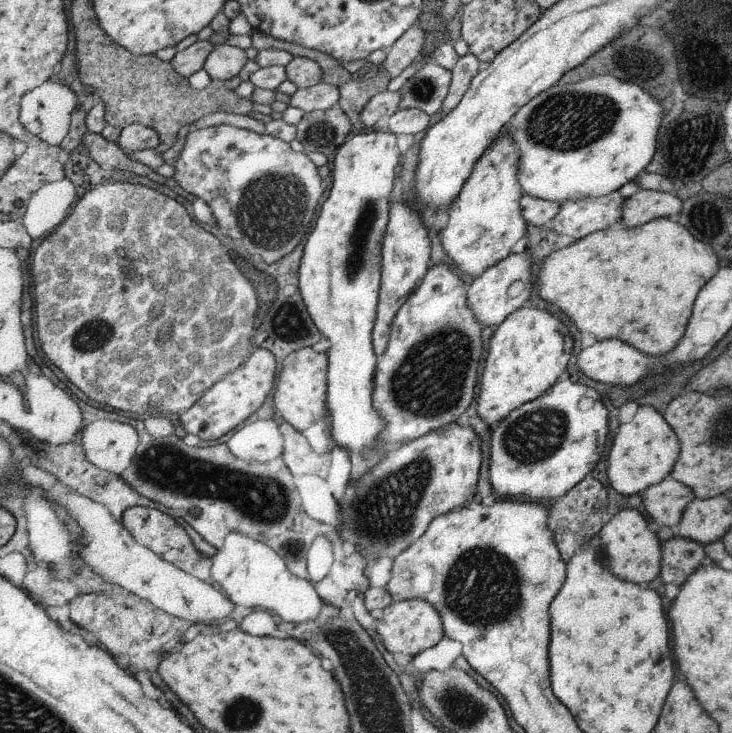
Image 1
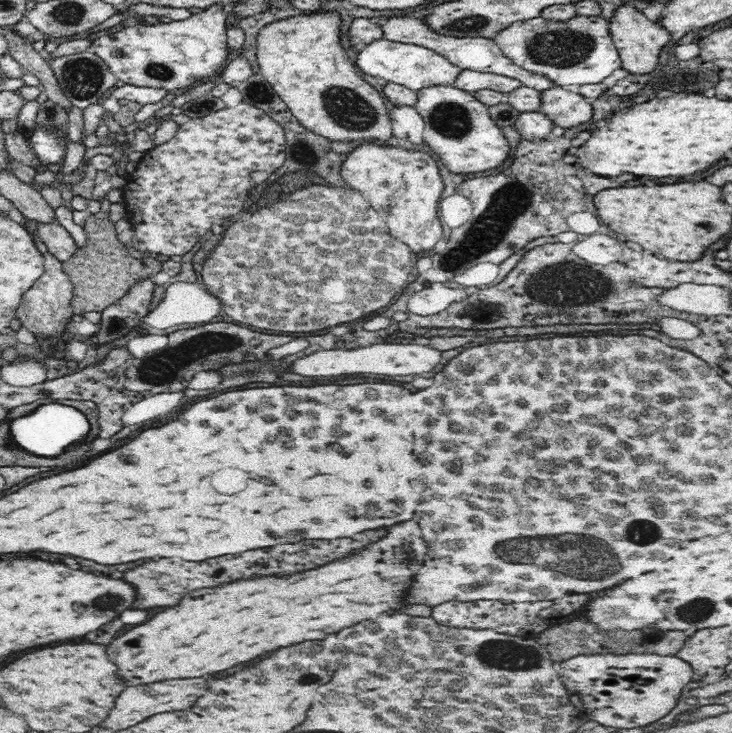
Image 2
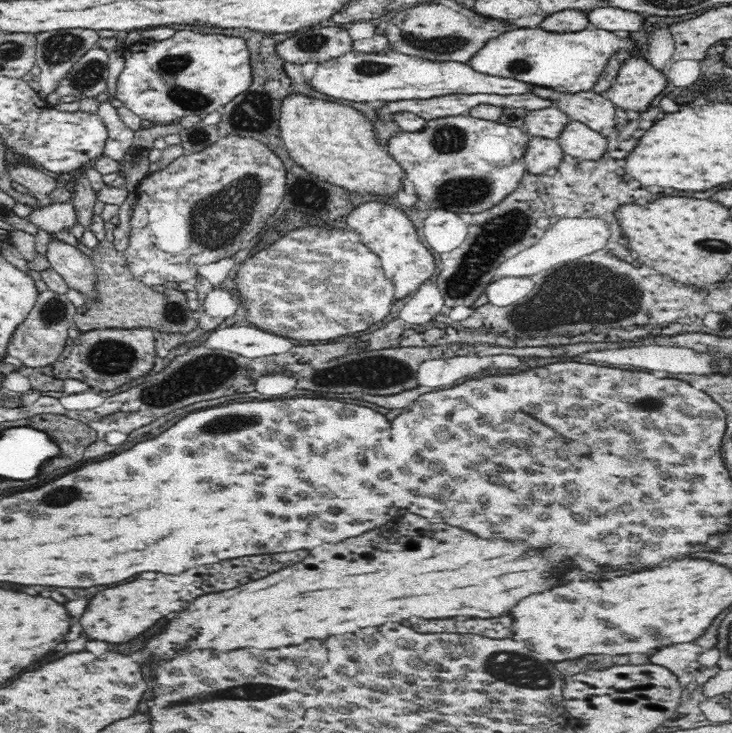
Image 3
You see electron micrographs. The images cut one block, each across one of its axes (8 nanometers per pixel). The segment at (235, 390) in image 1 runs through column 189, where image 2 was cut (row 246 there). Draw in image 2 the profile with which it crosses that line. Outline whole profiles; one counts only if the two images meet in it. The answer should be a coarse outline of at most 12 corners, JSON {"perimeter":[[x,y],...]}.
{"perimeter":[[362,142],[341,176],[412,252],[442,238],[432,154]]}

